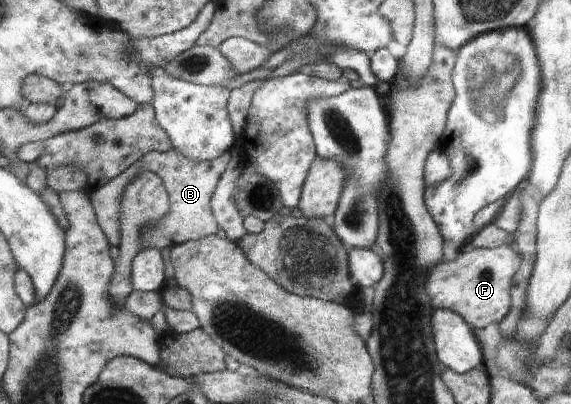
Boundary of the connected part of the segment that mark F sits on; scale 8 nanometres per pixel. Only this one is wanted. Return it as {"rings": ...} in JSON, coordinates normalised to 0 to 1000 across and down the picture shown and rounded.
{"rings":[[[816,611],[793,629],[785,649],[760,656],[743,696],[743,715],[762,762],[788,765],[827,809],[849,812],[860,800],[879,797],[897,767],[895,720],[907,656],[911,636],[893,611]]]}

